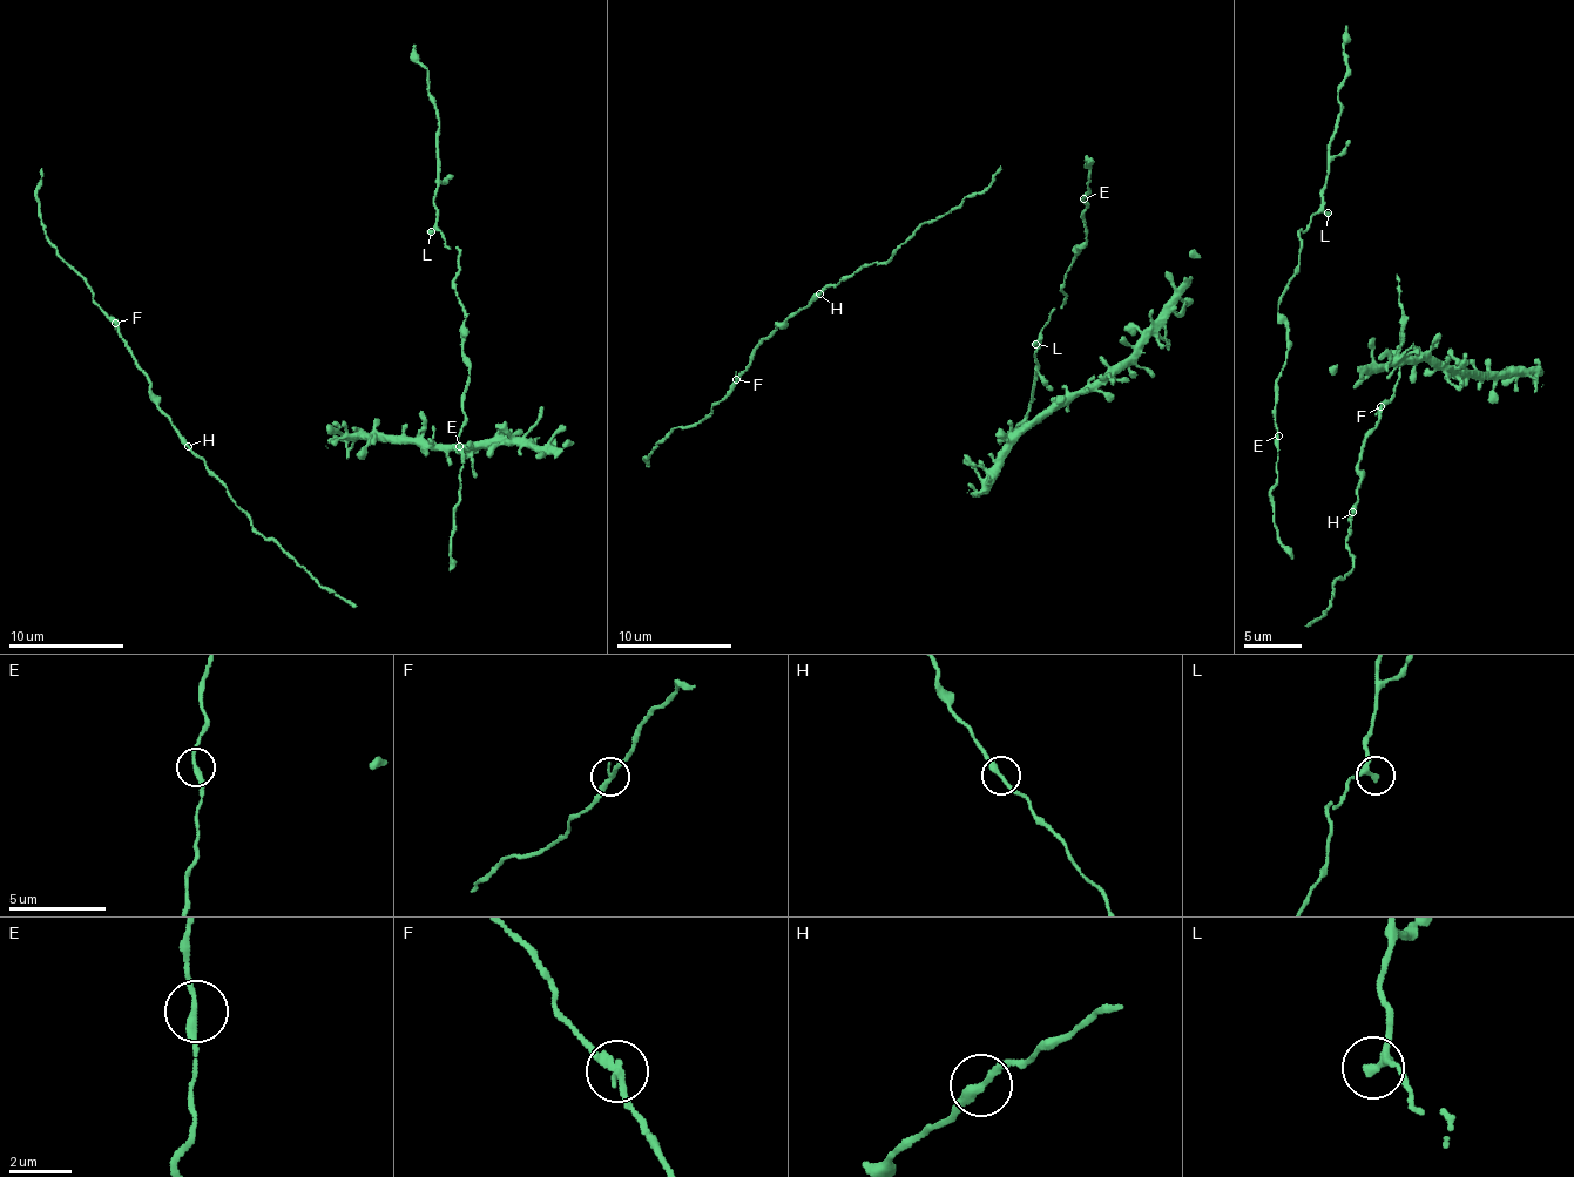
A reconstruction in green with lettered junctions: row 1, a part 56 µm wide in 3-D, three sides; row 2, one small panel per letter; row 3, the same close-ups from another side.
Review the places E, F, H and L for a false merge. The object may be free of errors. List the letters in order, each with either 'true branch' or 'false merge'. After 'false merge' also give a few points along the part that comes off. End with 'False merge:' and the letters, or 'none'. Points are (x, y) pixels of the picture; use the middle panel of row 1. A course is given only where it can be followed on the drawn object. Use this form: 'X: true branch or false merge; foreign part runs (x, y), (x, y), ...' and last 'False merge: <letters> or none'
E: true branch
F: true branch
H: true branch
L: true branch
False merge: none

